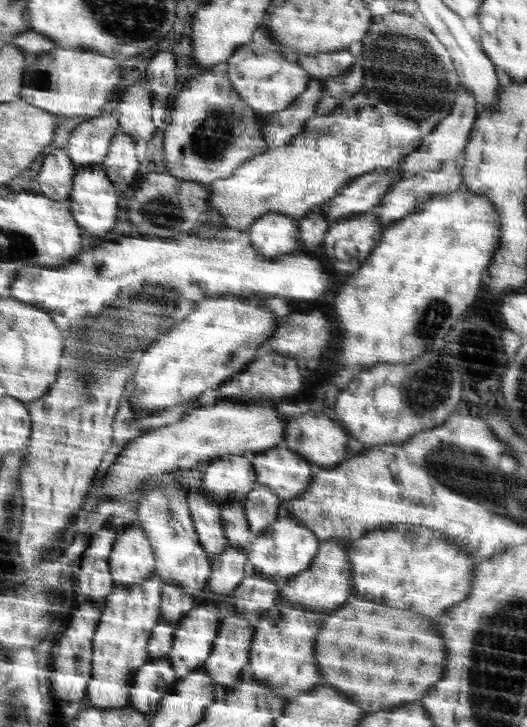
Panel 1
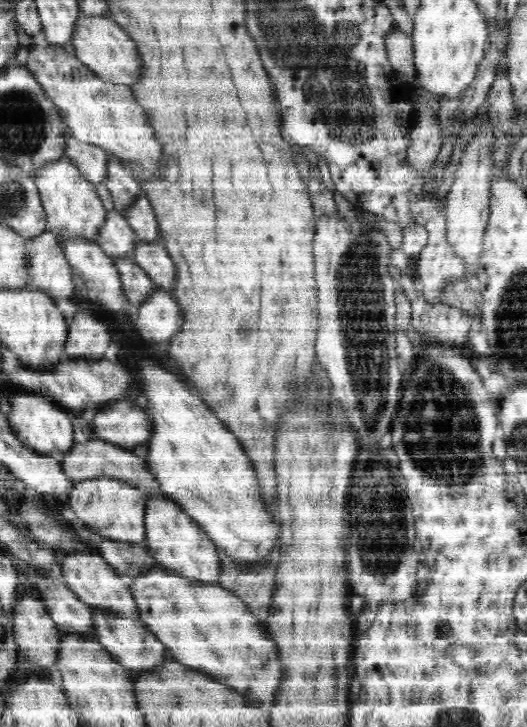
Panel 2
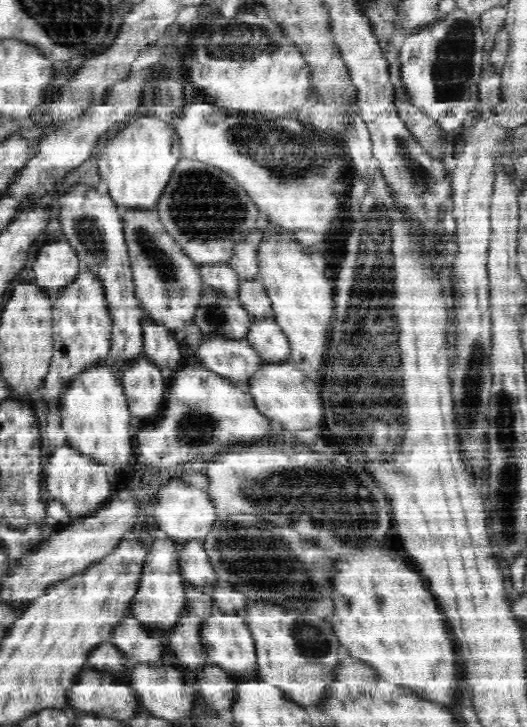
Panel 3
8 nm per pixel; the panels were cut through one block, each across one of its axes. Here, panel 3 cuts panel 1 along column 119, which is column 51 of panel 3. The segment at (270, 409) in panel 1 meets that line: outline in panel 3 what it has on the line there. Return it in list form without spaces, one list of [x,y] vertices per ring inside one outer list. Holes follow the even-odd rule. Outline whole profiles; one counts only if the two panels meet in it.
[[[66,443],[63,446],[57,446],[50,454],[44,471],[46,471],[46,488],[50,496],[62,502],[72,518],[90,515],[90,512],[98,510],[112,499],[110,498],[112,486],[108,482],[106,468]]]

